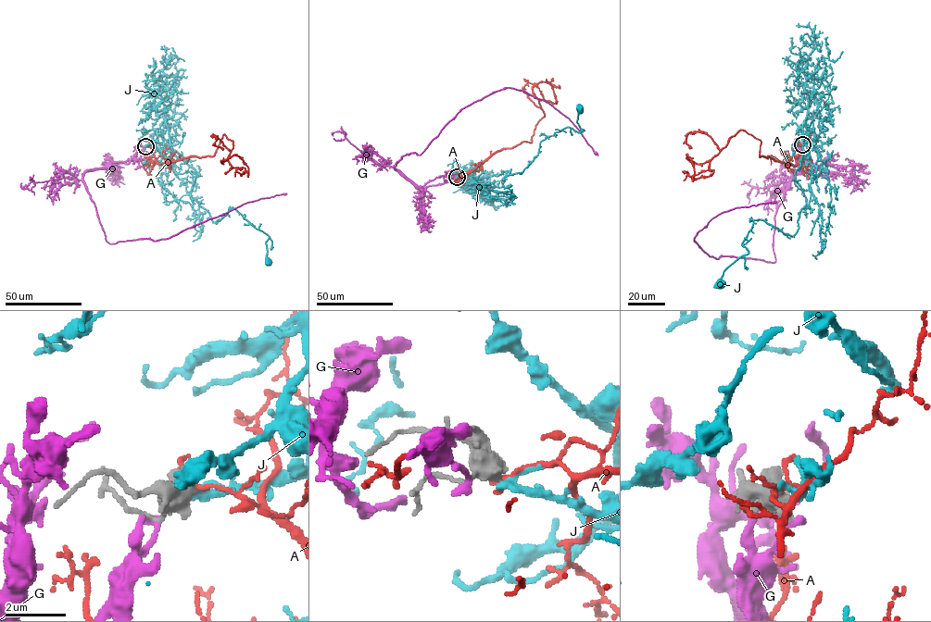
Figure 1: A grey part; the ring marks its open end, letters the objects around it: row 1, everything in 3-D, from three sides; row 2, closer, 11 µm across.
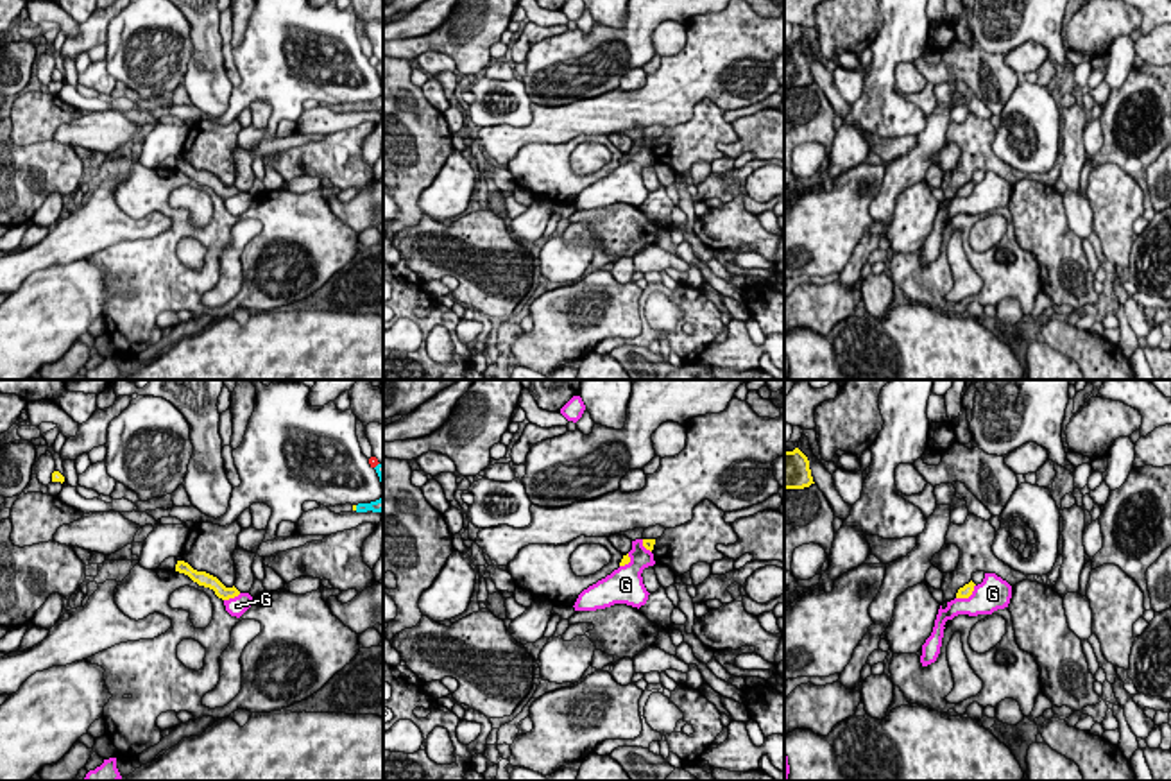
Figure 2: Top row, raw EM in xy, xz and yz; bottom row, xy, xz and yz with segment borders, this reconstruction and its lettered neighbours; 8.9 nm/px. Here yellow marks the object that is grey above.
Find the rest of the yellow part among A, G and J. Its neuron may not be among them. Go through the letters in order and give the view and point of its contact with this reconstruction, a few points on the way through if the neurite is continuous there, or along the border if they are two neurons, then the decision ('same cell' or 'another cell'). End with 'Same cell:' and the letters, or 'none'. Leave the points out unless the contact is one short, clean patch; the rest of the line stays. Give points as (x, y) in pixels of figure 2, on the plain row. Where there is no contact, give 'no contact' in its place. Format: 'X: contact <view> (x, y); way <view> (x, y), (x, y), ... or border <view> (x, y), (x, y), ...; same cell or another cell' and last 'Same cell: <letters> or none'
A: no contact; another cell
G: contact yz (967, 196); border yz (974, 183), (967, 196), (957, 197); another cell
J: contact xy (355, 106); way xy (353, 104), (355, 106), (382, 102); same cell
Same cell: J

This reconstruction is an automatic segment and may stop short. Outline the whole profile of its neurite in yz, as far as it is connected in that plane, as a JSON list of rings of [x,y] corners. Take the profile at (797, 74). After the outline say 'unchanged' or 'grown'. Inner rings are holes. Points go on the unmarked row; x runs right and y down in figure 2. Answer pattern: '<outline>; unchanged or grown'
[[[795,47],[784,50],[784,88],[804,88],[813,81],[808,56]]]; unchanged

